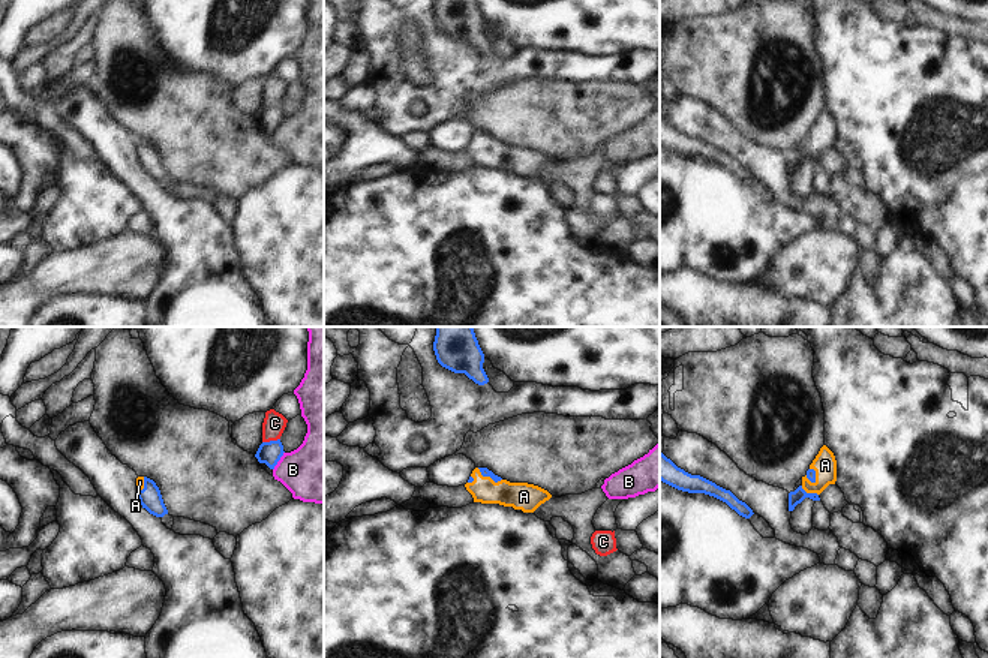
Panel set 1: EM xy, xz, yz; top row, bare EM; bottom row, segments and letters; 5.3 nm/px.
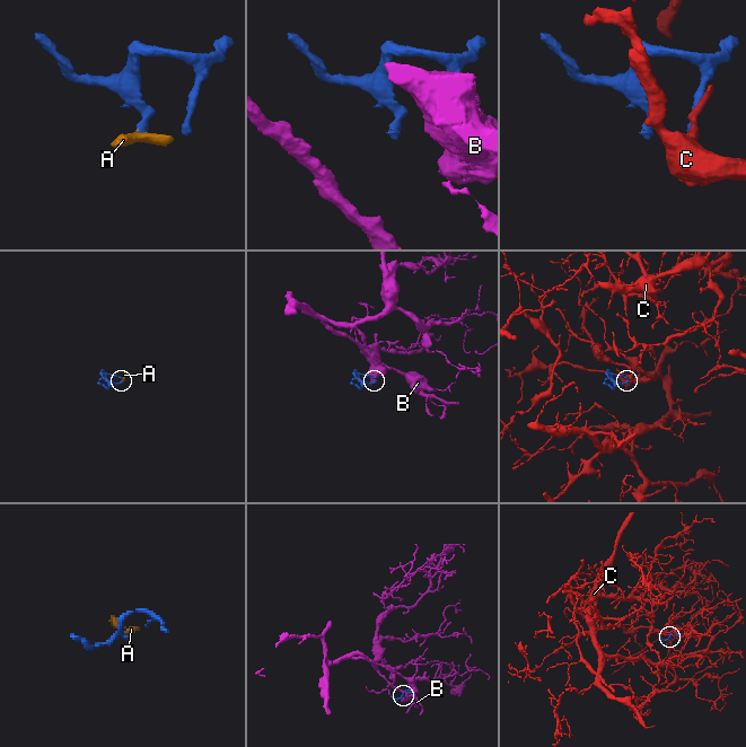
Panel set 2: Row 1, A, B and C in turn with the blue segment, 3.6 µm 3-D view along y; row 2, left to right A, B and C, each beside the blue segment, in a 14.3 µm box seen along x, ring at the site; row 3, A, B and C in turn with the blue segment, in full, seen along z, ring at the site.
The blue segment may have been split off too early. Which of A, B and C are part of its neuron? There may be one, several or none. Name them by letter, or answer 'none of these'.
A

